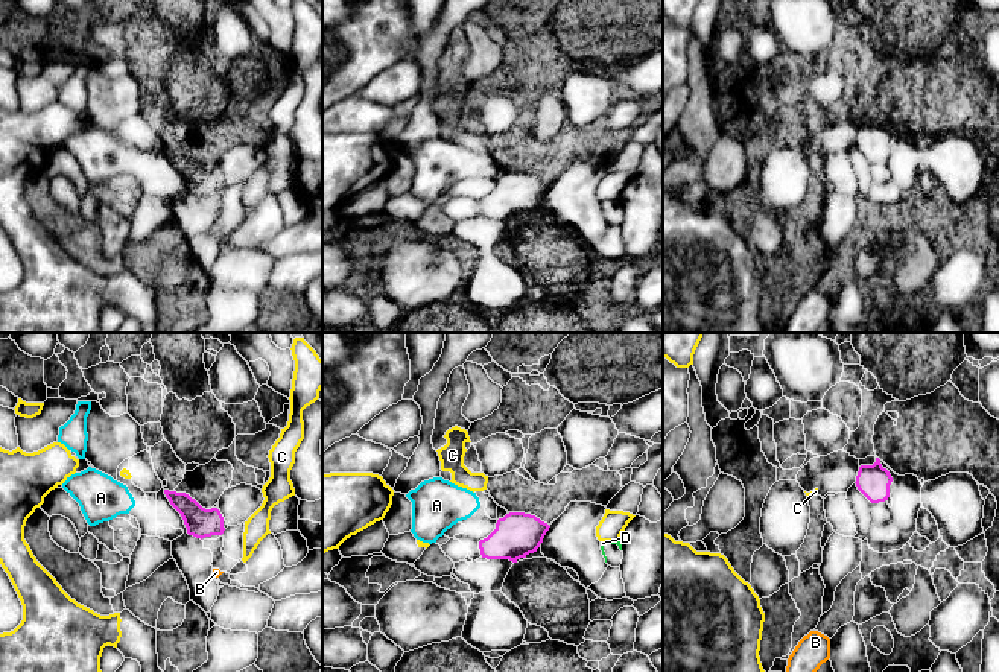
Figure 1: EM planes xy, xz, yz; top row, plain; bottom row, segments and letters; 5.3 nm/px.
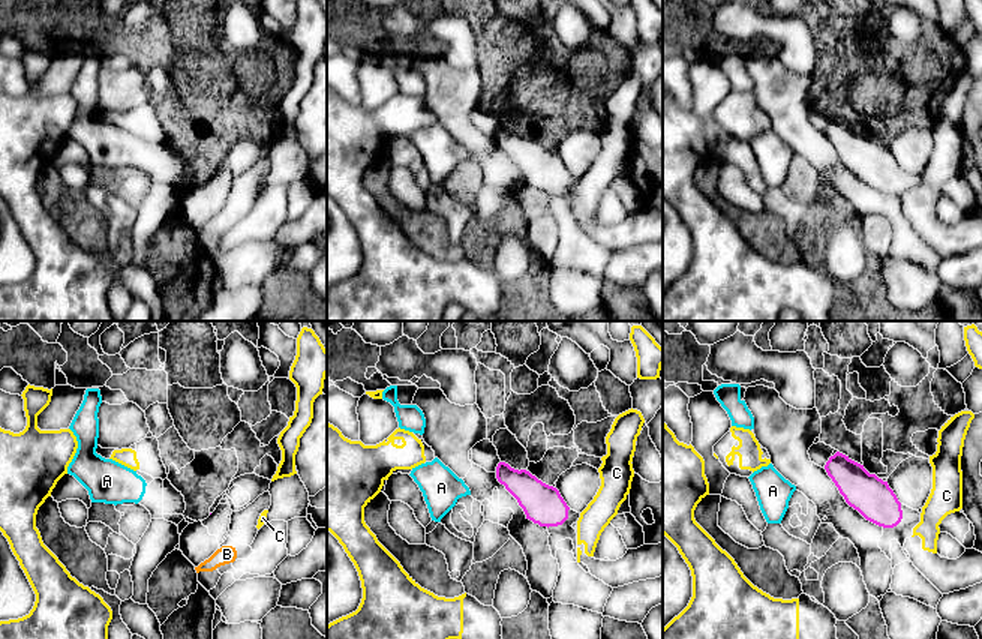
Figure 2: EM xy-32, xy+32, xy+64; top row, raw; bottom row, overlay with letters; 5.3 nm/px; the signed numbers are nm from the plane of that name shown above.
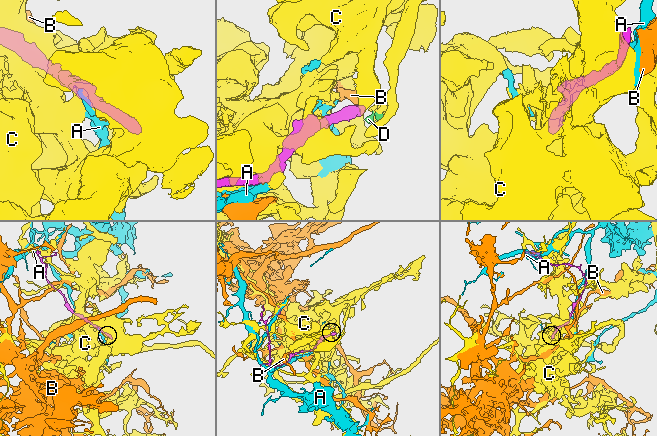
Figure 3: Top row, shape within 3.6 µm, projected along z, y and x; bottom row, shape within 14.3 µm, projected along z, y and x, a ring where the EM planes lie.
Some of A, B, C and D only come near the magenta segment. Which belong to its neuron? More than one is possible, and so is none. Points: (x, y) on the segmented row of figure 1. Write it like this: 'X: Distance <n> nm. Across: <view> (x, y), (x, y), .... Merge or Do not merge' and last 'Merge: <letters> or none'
A: Distance 120 nm. Across: xz (497, 520), (479, 507). Do not merge
B: Distance 170 nm. Across: xy (201, 538), (213, 569). Do not merge
C: Distance 110 nm. Across: xy (224, 529), (244, 532). Do not merge
D: Distance 280 nm. Across: xz (549, 526), (601, 542). Merge
Merge: D

